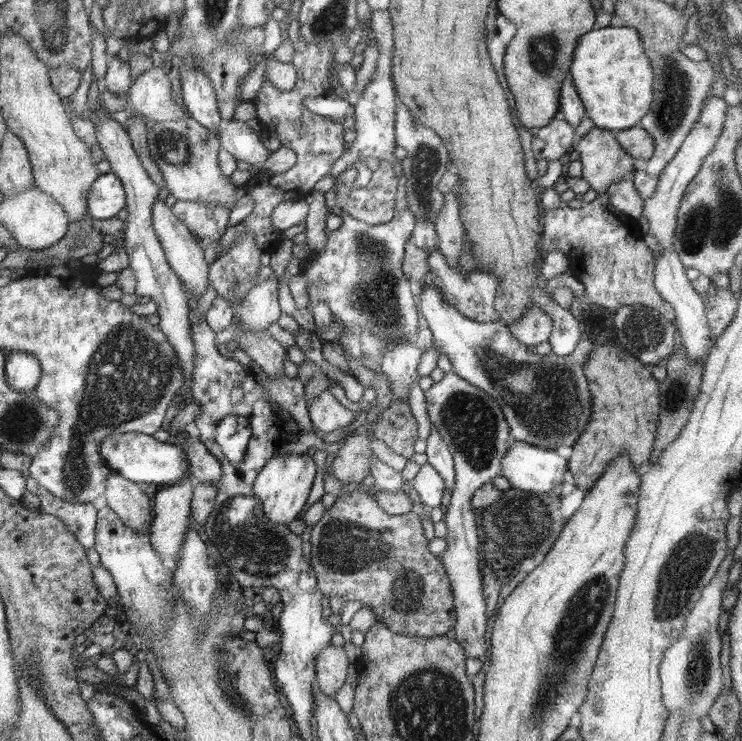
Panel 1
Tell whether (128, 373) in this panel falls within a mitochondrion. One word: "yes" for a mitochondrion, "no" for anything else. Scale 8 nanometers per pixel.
yes

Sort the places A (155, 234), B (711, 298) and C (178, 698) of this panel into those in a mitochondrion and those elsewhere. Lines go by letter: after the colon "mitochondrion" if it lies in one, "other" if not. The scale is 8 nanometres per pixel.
A: other
B: other
C: other

